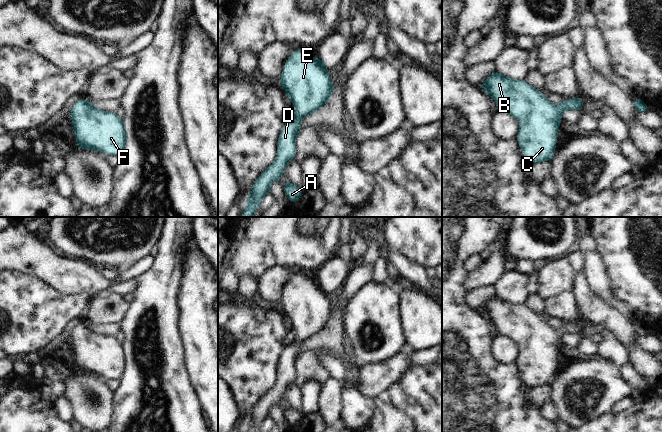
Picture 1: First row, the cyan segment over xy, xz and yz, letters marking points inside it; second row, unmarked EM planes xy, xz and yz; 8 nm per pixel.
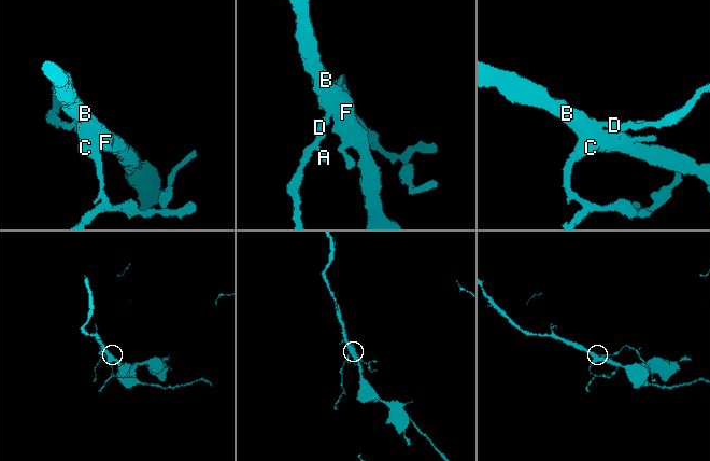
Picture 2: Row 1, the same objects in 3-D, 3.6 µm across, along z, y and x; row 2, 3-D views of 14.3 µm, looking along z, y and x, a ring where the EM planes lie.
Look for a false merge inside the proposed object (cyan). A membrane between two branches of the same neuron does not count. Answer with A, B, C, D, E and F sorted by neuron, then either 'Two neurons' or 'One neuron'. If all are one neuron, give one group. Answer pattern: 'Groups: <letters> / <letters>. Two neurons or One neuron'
Groups: A B C D E F. One neuron.

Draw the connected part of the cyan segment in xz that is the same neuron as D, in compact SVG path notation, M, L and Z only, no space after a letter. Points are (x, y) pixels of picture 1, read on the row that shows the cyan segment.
M293 49L293 54L286 61L279 82L296 106L296 112L282 128L275 162L254 182L241 217L253 217L254 212L259 209L261 200L271 191L271 182L280 180L287 162L296 156L296 134L303 129L301 119L320 110L334 90L327 73L327 64L297 49Z

